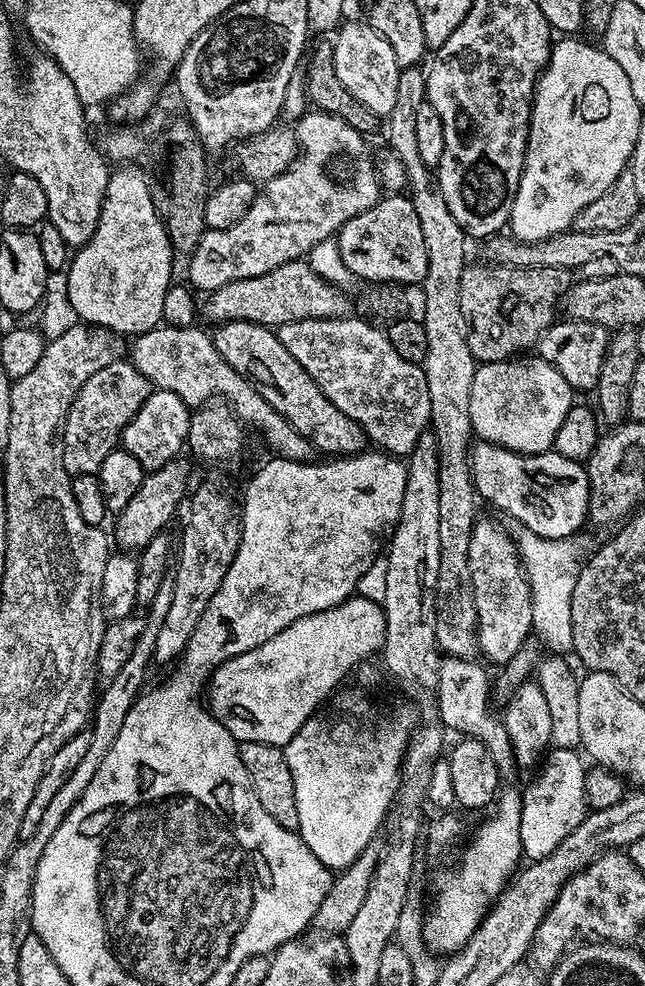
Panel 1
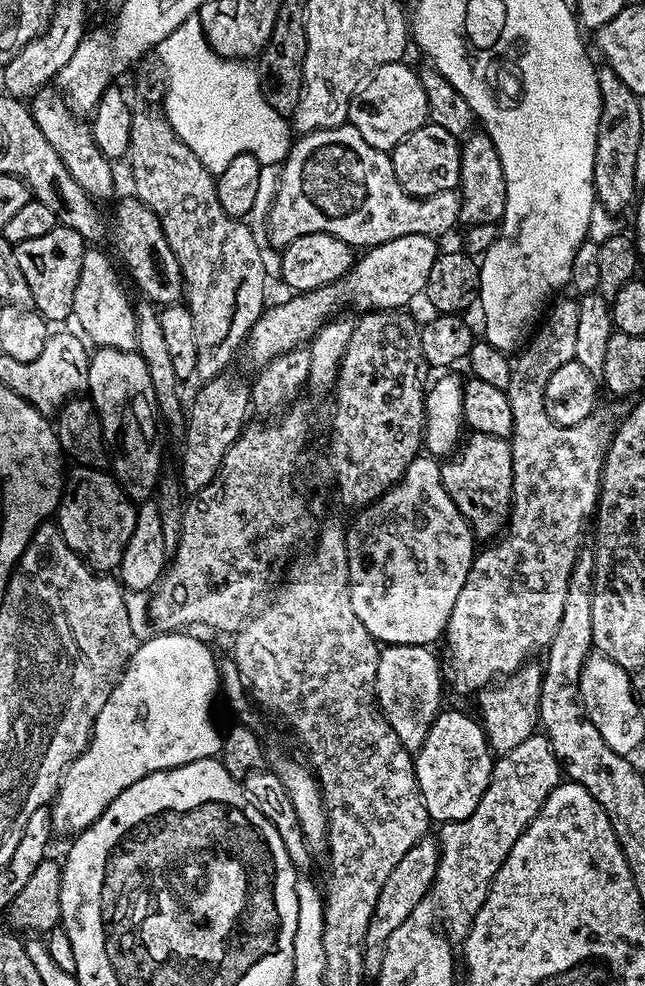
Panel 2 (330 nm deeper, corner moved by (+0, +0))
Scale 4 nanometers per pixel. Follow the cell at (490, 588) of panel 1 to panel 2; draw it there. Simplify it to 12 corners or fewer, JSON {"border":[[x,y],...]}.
{"border":[[472,432],[440,481],[477,541],[505,531],[512,445]]}

